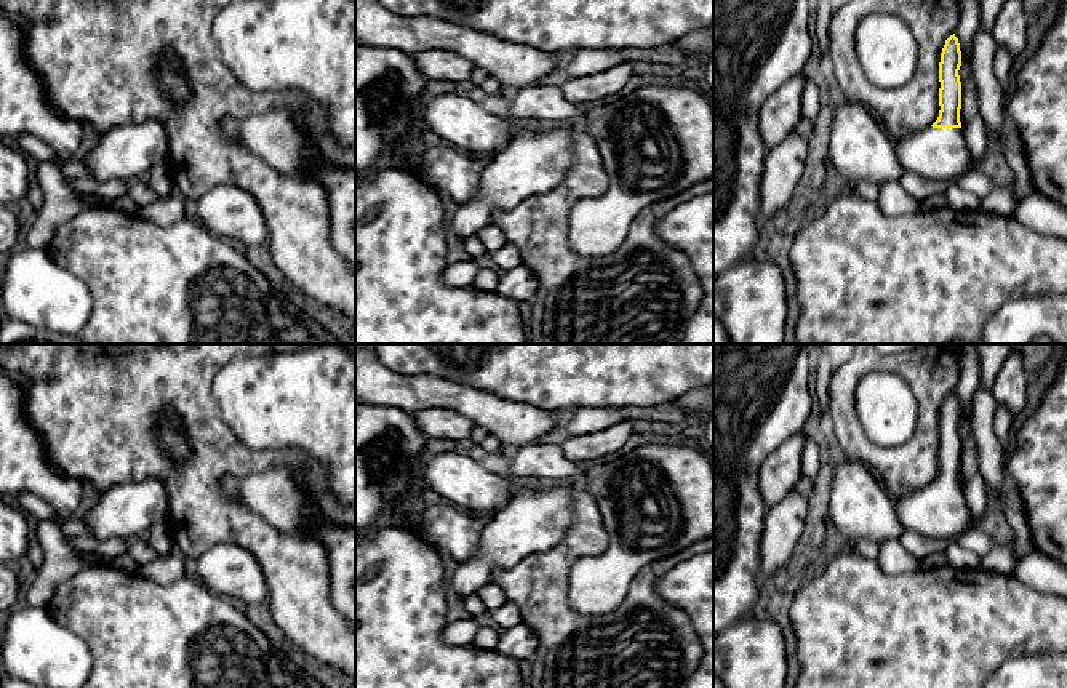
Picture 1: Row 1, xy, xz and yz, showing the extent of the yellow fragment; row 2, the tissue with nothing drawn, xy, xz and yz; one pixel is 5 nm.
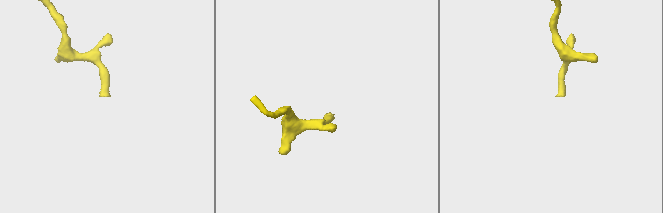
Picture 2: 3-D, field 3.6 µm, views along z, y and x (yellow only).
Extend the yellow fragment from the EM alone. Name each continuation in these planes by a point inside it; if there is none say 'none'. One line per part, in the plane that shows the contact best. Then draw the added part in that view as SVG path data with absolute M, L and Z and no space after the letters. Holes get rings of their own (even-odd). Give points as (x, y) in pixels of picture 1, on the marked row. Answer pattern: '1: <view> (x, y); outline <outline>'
1: yz (941, 154); outline M926 126L894 144L897 160L905 171L947 186L957 184L976 168L963 128Z

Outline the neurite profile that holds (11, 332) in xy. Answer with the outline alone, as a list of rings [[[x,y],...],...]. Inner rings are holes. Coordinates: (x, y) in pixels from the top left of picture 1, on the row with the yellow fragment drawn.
[[[5,318],[0,330],[0,344],[88,344],[77,334],[62,334],[42,330],[22,322]]]

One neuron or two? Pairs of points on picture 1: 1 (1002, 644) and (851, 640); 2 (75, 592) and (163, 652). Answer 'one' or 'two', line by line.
1: one
2: one

